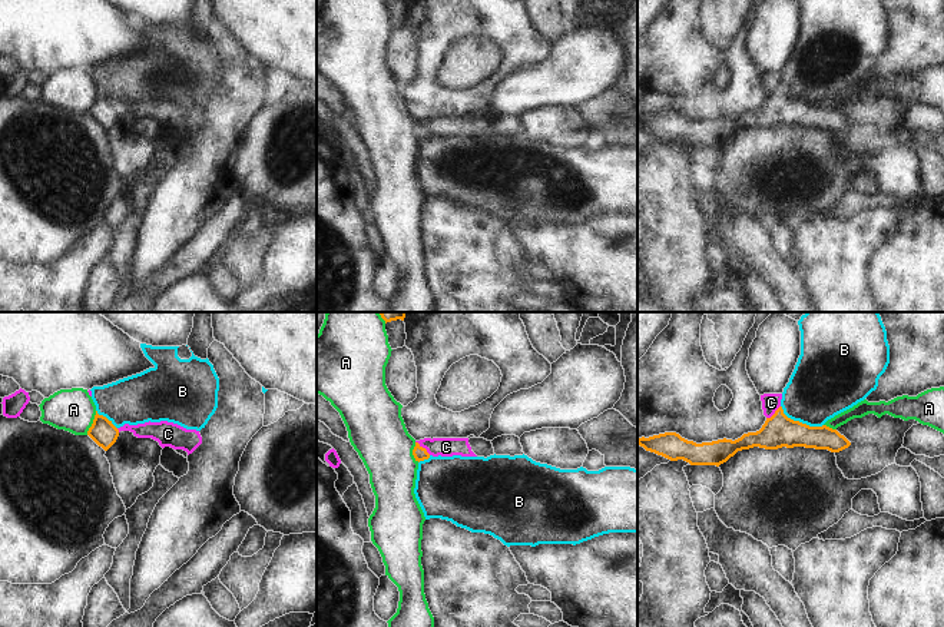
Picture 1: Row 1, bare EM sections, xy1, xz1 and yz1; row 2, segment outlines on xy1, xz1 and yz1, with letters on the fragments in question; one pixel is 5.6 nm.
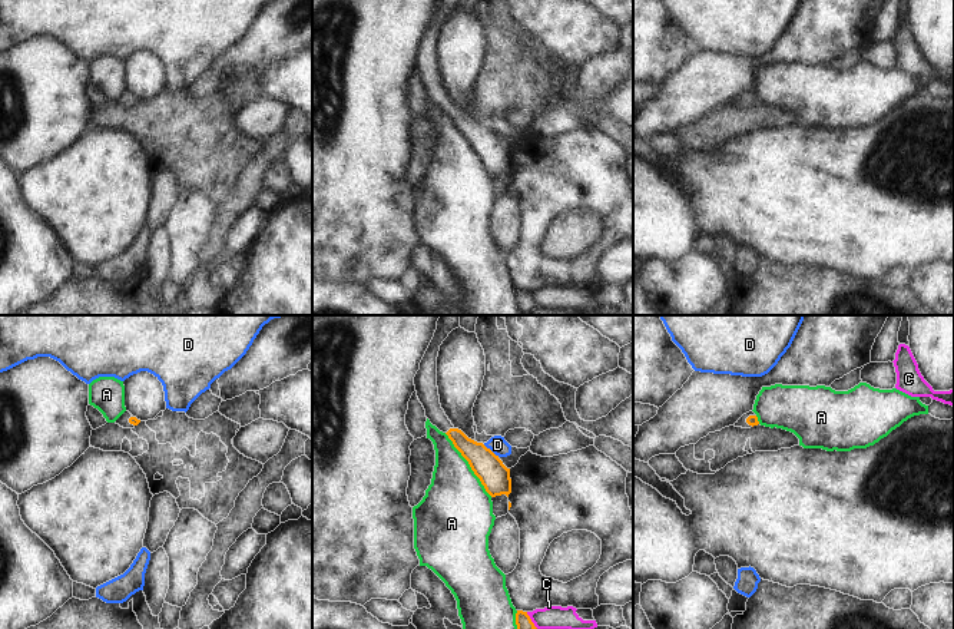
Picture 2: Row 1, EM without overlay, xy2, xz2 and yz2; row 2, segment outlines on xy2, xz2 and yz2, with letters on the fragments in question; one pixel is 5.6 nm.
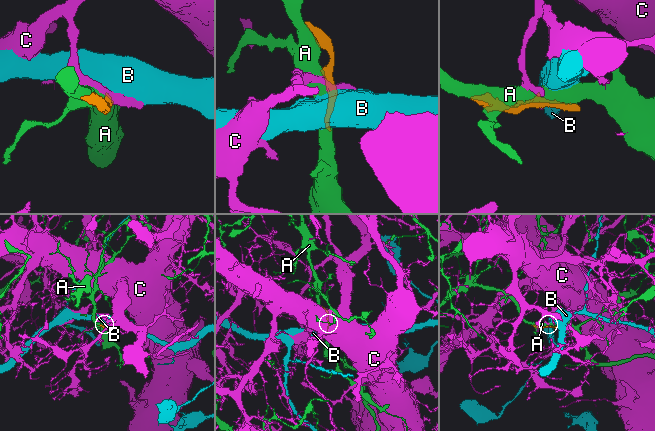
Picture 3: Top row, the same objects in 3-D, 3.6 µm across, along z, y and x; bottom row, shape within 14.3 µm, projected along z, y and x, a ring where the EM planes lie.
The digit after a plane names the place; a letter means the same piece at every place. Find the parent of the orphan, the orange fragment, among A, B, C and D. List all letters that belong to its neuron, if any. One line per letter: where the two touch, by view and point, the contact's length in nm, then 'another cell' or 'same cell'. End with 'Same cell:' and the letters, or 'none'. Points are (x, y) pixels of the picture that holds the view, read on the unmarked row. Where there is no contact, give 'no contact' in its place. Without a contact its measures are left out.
A: contact xz2 (469, 142); length 440 nm; another cell
B: contact yz1 (798, 100); length 260 nm; another cell
C: contact xz1 (421, 126); length 120 nm; another cell
D: contact xz2 (490, 129); length 120 nm; another cell
Same cell: none

